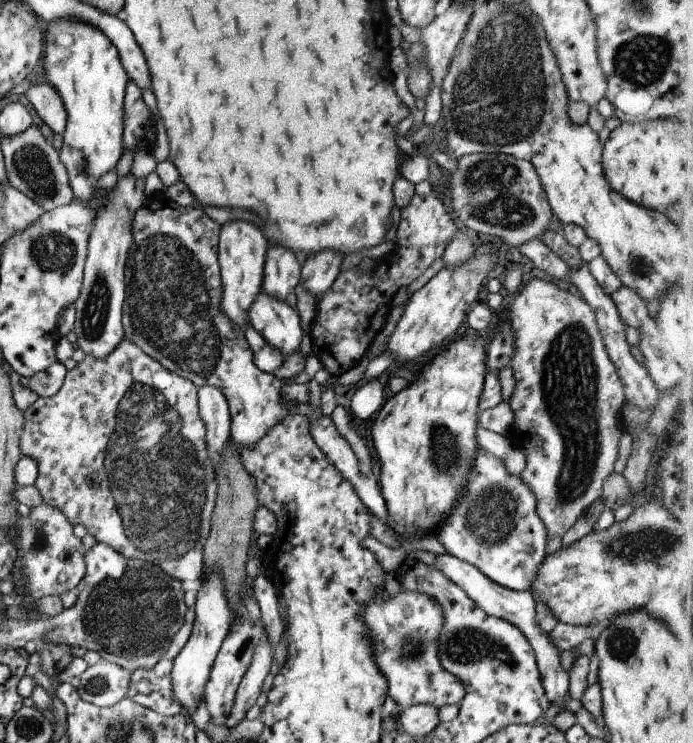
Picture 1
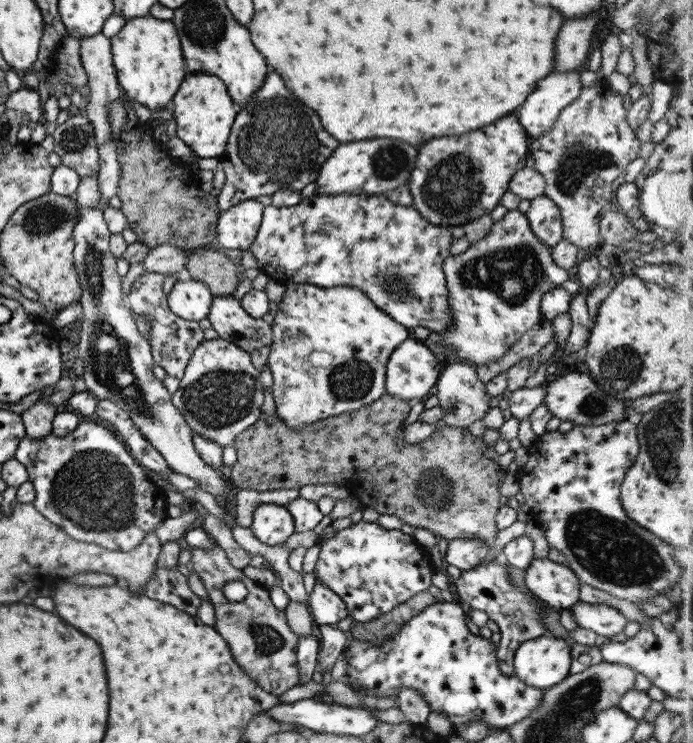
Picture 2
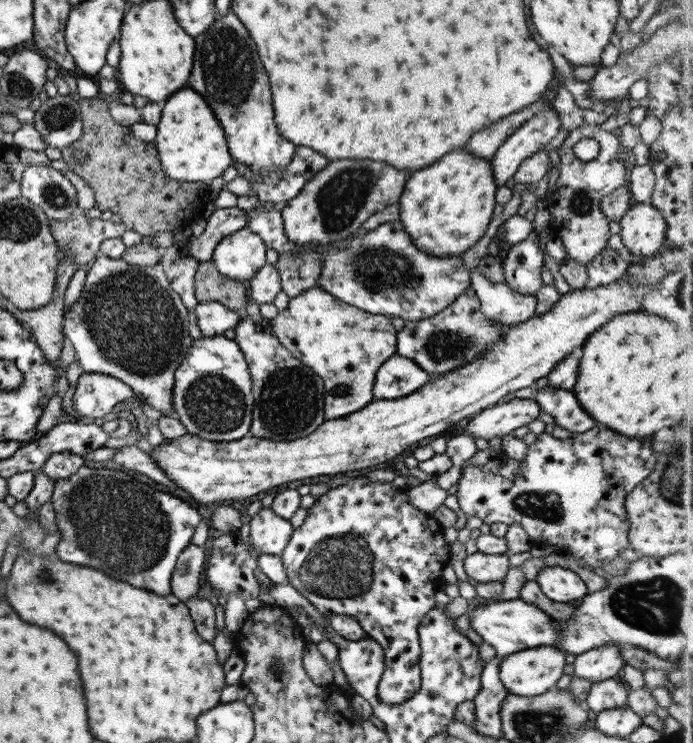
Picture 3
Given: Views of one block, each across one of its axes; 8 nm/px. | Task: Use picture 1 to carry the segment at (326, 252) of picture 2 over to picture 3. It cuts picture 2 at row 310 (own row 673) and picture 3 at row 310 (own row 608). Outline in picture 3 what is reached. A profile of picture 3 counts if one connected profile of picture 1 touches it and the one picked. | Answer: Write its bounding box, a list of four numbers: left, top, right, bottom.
[318,219,471,321]

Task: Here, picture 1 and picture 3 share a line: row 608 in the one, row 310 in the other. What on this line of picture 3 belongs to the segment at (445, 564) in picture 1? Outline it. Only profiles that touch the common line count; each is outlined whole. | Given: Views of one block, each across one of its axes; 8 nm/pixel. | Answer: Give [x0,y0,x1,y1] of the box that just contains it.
[468,268,536,328]

